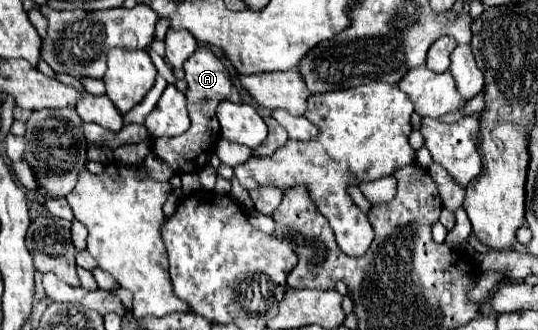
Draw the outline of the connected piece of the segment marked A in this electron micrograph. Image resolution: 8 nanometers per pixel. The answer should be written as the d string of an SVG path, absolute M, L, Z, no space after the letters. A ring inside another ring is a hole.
M205 45L197 47L195 53L183 63L183 71L185 71L185 81L187 81L187 109L189 109L189 117L191 117L191 127L177 137L161 137L161 139L153 139L153 153L157 153L161 159L165 159L169 163L169 167L175 173L197 173L201 171L207 163L209 157L215 151L217 139L219 139L219 123L215 123L215 109L221 101L229 99L229 101L243 101L239 91L235 89L229 69L223 65L223 61Z

